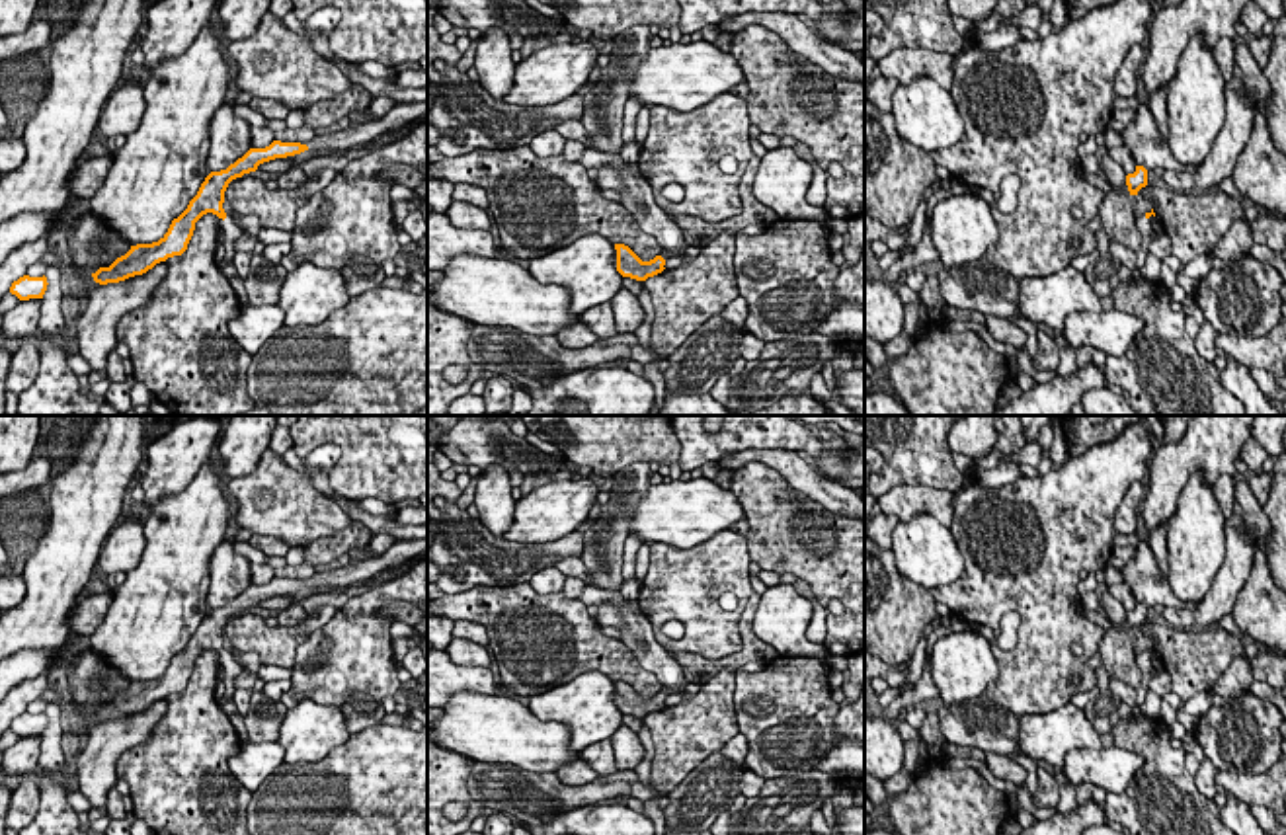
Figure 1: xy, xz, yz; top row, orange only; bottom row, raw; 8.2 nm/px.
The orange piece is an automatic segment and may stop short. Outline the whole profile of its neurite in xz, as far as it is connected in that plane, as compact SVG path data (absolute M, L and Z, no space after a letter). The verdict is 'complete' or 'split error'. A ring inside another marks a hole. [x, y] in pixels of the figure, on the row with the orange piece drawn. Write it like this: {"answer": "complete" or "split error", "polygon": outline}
{"answer": "complete", "polygon": "M615 244L617 250L617 271L623 277L630 277L636 281L646 281L648 277L654 277L662 273L665 267L665 259L662 256L656 256L650 261L642 261L628 246Z"}

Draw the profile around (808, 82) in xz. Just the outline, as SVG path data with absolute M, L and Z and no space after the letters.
M763 25L734 31L730 55L745 74L747 115L761 133L804 142L824 172L831 162L843 166L841 178L825 179L824 211L845 220L864 217L864 84L839 80L818 64L792 59L786 41Z

